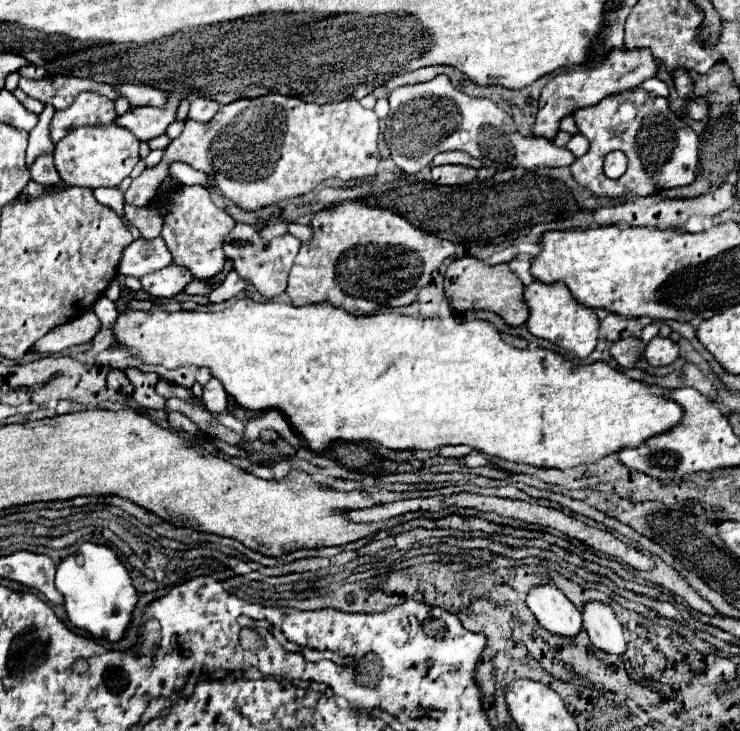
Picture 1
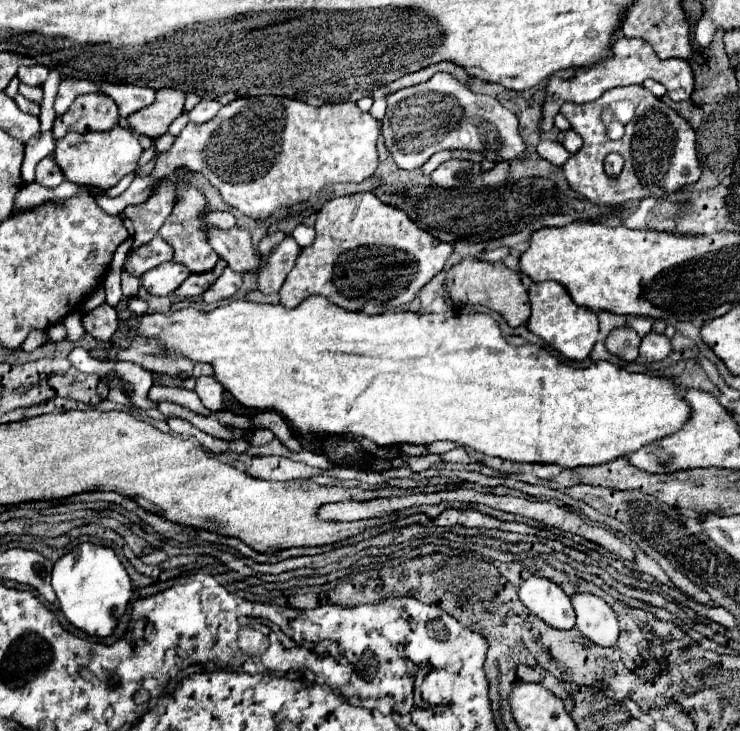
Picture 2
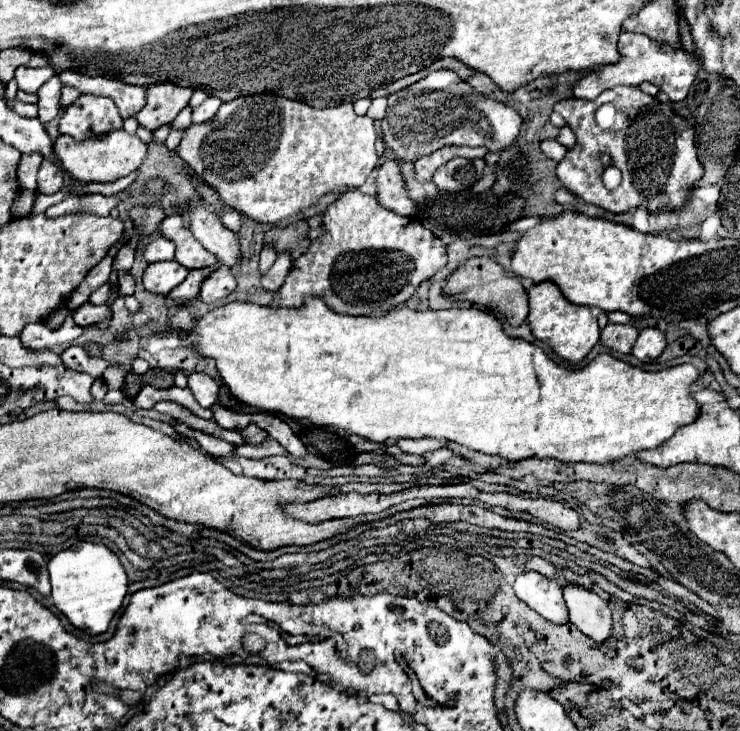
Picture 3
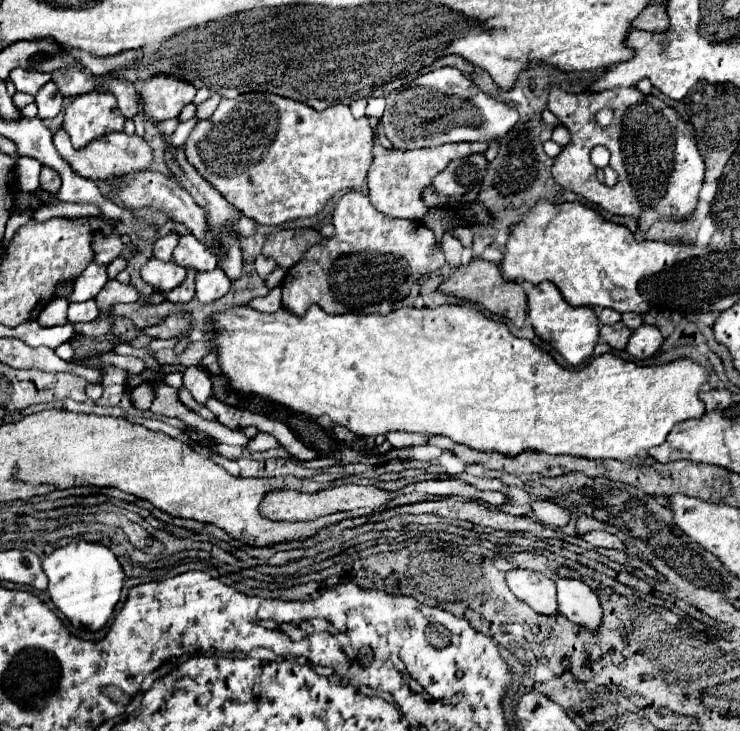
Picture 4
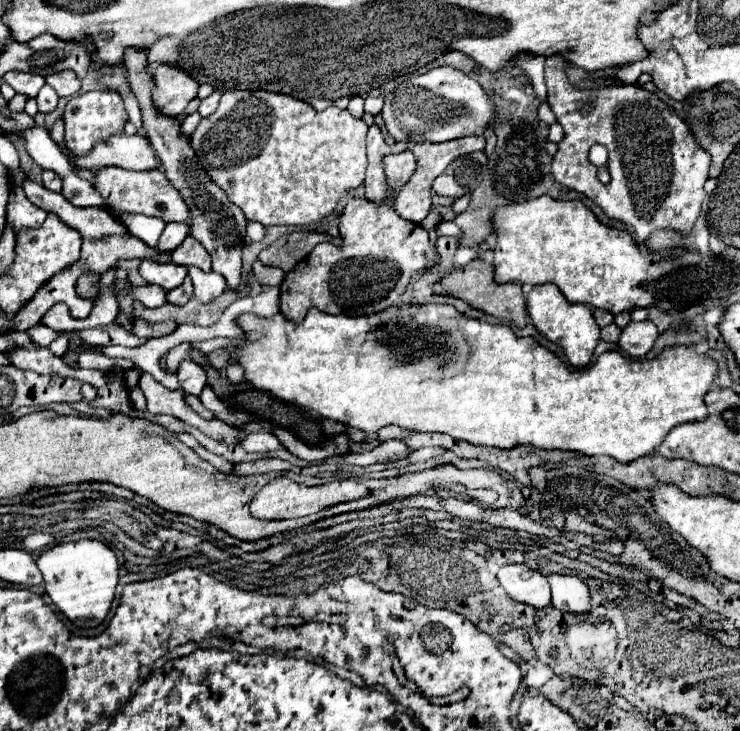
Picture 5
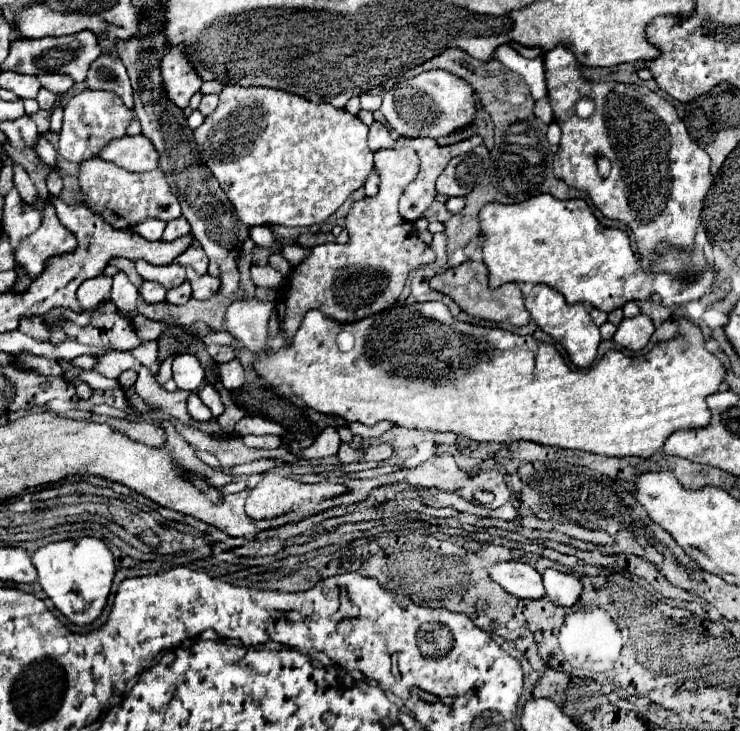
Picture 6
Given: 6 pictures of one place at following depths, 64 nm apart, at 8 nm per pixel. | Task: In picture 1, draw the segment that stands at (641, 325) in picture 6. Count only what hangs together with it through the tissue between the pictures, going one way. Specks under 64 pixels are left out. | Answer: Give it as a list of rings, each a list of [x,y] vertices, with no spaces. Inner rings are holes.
[[[656,336],[652,342],[646,344],[644,358],[650,366],[670,366],[680,358],[680,350],[678,344],[672,342],[670,338]]]

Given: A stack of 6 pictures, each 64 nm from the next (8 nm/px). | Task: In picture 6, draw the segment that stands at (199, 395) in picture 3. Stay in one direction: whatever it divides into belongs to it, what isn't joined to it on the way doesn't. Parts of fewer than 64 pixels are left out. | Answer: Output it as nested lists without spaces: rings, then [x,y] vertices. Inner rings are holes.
[[[188,354],[176,356],[172,370],[174,370],[174,380],[180,390],[196,392],[200,384],[204,382],[204,370],[196,356],[188,356]]]

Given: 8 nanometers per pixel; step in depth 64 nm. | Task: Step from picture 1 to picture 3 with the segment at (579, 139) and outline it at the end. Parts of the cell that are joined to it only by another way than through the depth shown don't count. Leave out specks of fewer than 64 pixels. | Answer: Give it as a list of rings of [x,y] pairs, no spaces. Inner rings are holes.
[[[564,126],[564,128],[560,130],[560,134],[558,134],[556,140],[558,140],[562,146],[566,146],[568,150],[576,146],[576,136],[574,136],[574,132],[572,132],[568,126]]]

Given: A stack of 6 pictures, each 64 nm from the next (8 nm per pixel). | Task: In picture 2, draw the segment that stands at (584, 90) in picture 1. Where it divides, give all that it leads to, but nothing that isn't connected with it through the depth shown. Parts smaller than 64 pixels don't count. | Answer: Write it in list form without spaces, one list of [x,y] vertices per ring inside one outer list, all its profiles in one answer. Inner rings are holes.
[[[618,38],[616,42],[612,42],[612,56],[600,60],[598,64],[590,66],[590,68],[578,68],[576,74],[568,80],[562,78],[550,78],[548,86],[546,86],[546,98],[542,102],[542,120],[540,120],[540,130],[542,132],[550,132],[554,128],[554,118],[560,112],[564,102],[574,102],[574,104],[586,104],[586,102],[594,102],[598,100],[606,90],[612,90],[616,86],[632,86],[632,84],[642,84],[644,80],[656,80],[662,82],[668,88],[668,96],[674,102],[686,100],[692,94],[692,86],[694,86],[694,76],[692,76],[692,68],[686,60],[680,58],[672,58],[672,60],[660,60],[652,46],[644,40],[628,40],[628,38]]]

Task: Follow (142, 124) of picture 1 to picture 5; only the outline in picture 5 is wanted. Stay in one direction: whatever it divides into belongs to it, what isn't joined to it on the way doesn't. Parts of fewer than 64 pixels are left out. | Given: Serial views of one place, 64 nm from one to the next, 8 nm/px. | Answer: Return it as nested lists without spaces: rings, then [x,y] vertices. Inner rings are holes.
[[[158,64],[152,70],[152,102],[162,116],[180,116],[188,102],[196,98],[198,84],[190,76],[184,76],[180,68],[172,68],[168,64]]]

